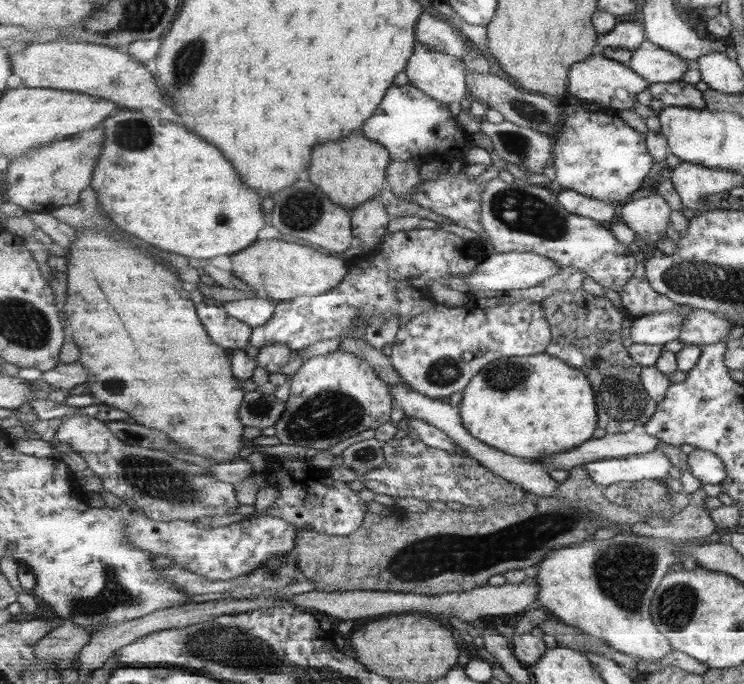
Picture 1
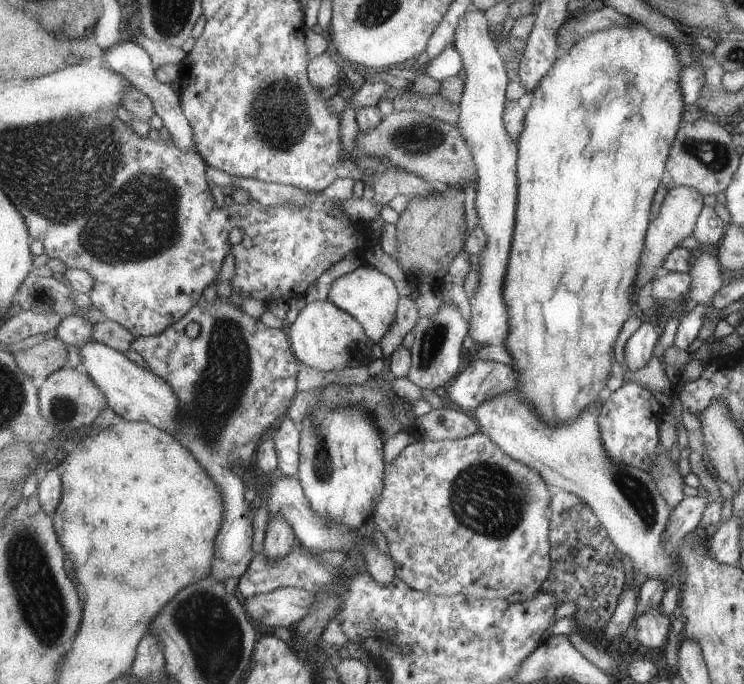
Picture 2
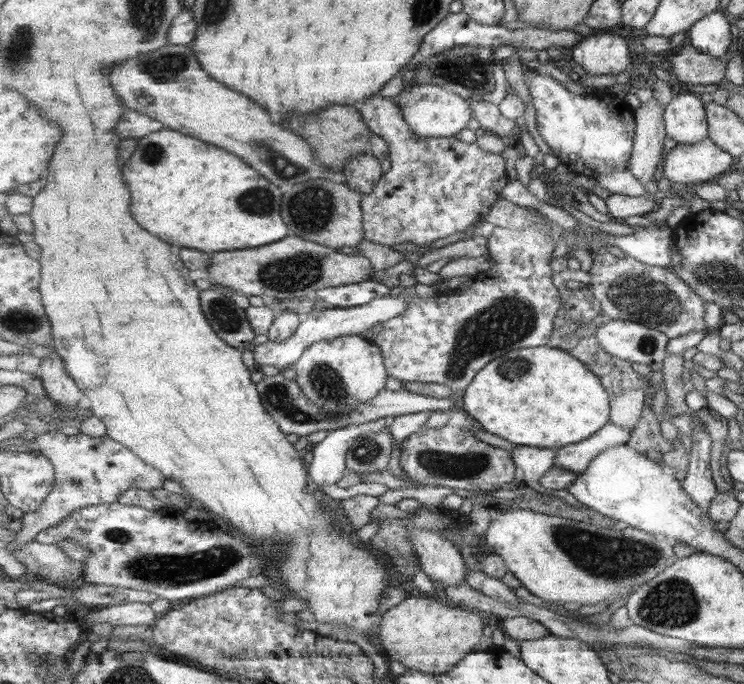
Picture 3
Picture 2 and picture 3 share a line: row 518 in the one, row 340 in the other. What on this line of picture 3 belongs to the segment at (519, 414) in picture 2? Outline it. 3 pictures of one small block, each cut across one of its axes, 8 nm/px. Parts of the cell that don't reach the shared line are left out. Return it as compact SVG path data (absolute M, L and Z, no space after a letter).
M613 320L599 328L599 340L612 356L662 371L671 340L664 332L630 320Z

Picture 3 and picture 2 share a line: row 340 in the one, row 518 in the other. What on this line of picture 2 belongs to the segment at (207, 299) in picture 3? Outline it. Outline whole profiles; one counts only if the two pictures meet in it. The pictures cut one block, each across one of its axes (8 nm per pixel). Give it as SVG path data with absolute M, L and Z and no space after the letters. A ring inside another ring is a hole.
M217 296L214 300L202 300L201 304L194 306L185 317L171 325L167 330L157 333L156 335L136 337L131 344L131 348L142 355L142 358L146 360L148 367L152 370L151 372L164 378L167 382L170 382L170 385L175 389L175 392L180 398L180 411L182 412L182 429L180 433L175 436L194 452L195 456L208 470L208 473L214 478L214 481L218 484L224 496L224 501L226 502L226 518L222 522L222 530L219 533L218 542L216 543L216 558L214 560L214 566L212 567L212 574L209 576L215 577L220 581L227 580L227 578L240 578L240 576L243 576L243 574L247 572L249 565L254 559L253 534L255 534L255 530L253 530L253 513L256 503L247 503L247 500L245 500L246 484L242 479L242 474L249 470L249 466L255 462L255 456L263 437L275 424L278 424L287 416L294 396L298 393L297 388L299 388L299 386L297 386L297 374L299 374L299 370L302 368L302 362L294 353L289 334L279 329L267 327L260 318L261 316L257 318L255 318L255 316L249 316L243 308L235 306L229 299L223 300L223 298ZM191 322L196 322L200 326L199 334L194 338L191 338L191 336L187 334L187 326L189 326Z

